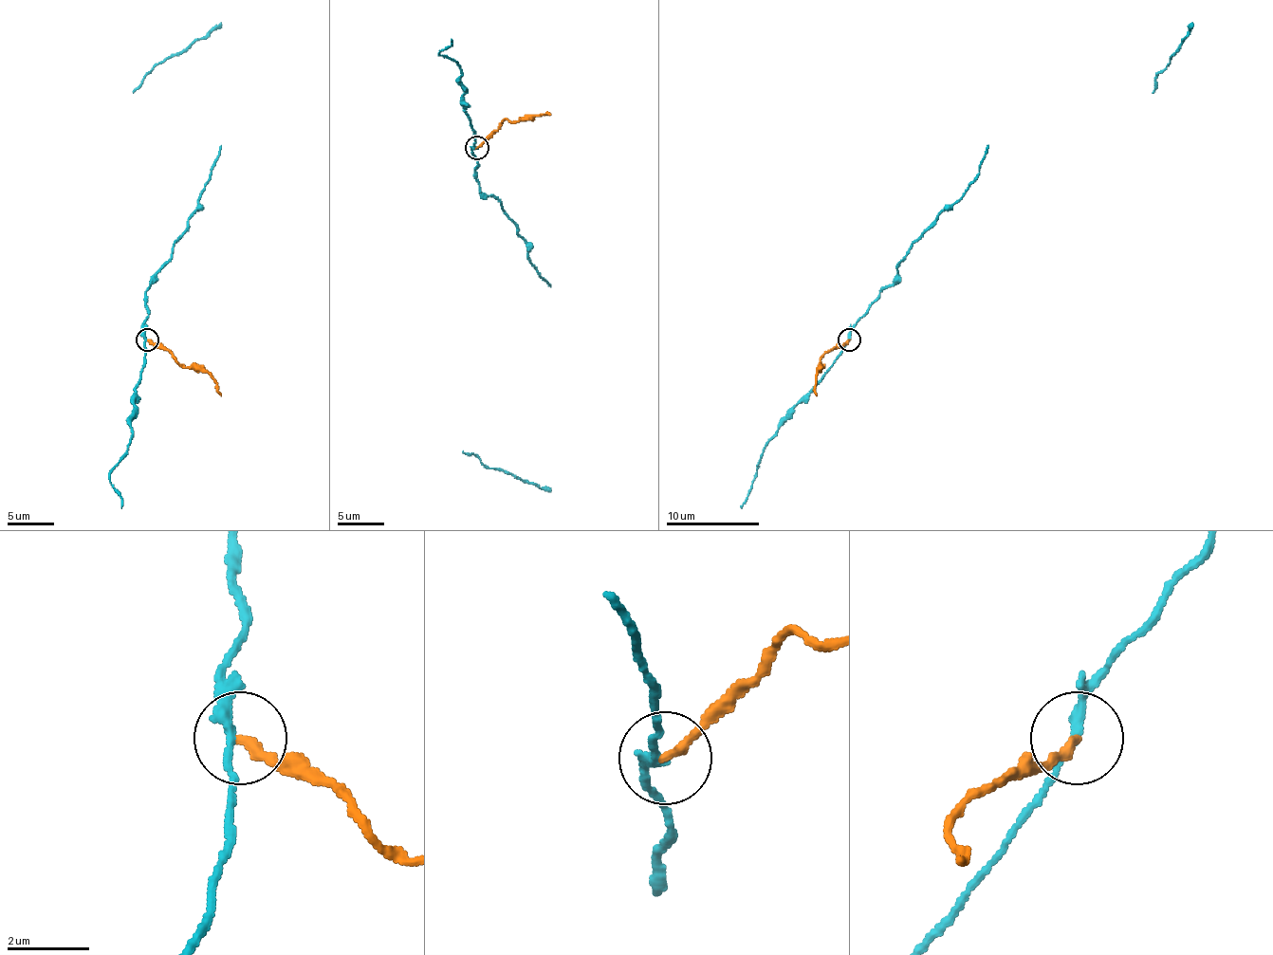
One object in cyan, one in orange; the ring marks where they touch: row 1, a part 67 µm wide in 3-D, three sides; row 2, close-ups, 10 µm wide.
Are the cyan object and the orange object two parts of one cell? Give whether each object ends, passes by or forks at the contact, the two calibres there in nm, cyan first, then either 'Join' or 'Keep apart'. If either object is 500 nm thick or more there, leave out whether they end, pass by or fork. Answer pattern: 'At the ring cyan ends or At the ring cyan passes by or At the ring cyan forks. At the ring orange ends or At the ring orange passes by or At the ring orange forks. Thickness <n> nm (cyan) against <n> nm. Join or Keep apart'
At the ring cyan passes by. At the ring orange ends. Thickness 220 nm (cyan) against 240 nm. Keep apart

